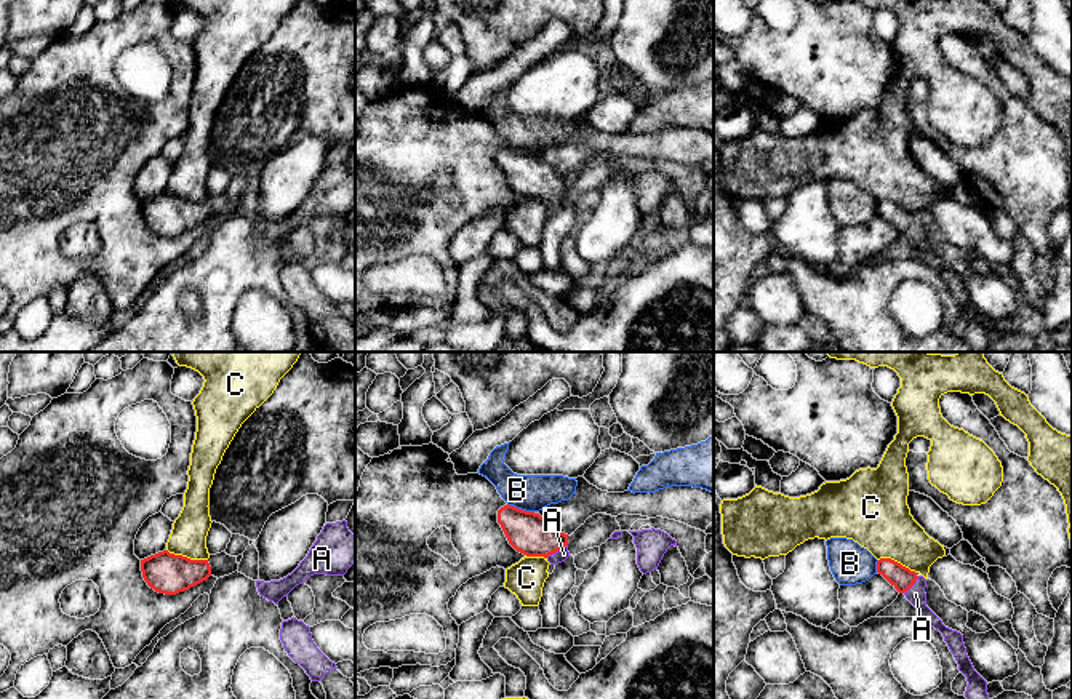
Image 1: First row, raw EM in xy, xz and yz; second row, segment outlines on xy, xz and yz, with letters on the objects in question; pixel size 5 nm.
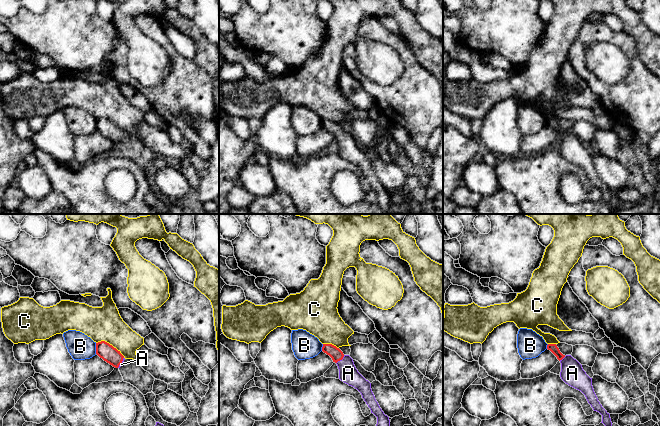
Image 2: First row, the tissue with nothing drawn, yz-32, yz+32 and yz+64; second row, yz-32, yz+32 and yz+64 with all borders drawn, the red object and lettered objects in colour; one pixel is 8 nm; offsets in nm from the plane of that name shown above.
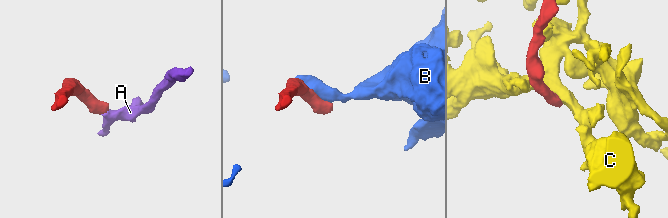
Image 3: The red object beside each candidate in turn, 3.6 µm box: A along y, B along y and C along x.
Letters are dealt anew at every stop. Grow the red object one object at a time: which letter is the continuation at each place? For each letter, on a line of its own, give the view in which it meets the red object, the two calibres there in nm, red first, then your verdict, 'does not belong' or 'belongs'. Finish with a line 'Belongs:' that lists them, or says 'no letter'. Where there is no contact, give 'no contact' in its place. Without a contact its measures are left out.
A: meets red in xz; 220 nm thick on the red side, 60 nm on the other; belongs
B: meets red in xz; 220 nm thick on the red side, 190 nm on the other; does not belong
C: meets red in xy; 200 nm thick on the red side, 180 nm on the other; does not belong
Belongs: A

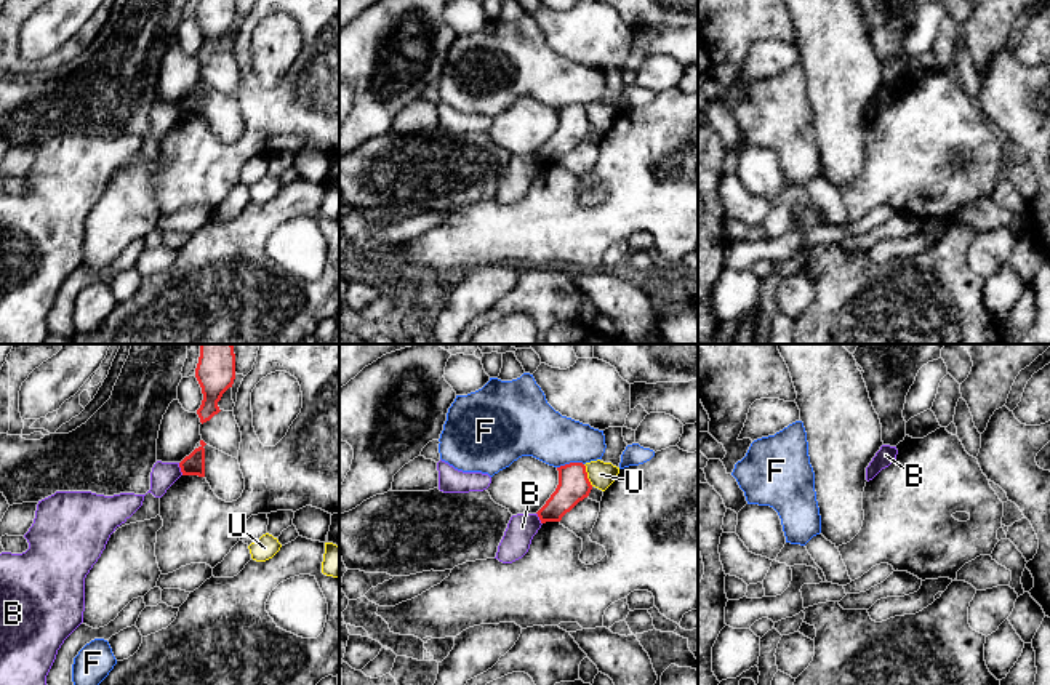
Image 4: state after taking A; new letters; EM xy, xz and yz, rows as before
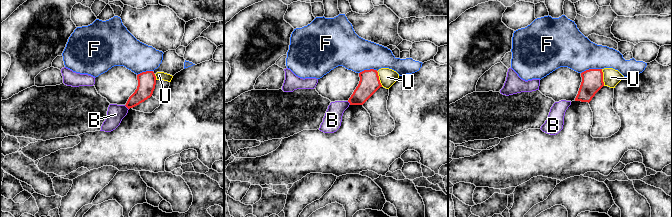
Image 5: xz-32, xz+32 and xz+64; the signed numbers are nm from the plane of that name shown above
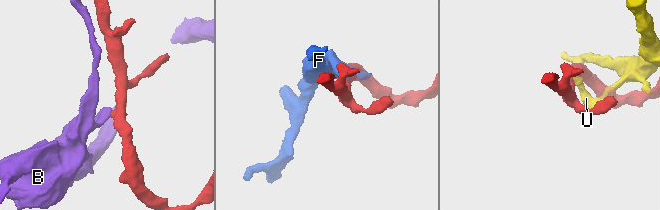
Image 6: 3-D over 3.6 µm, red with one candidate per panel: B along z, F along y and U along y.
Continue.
B: meets red in xy; 110 nm thick on the red side, 130 nm on the other; does not belong
F: meets red in xz; 160 nm thick on the red side, 280 nm on the other; does not belong
U: meets red in xz; 160 nm thick on the red side, 130 nm on the other; does not belong
Belongs: no letter

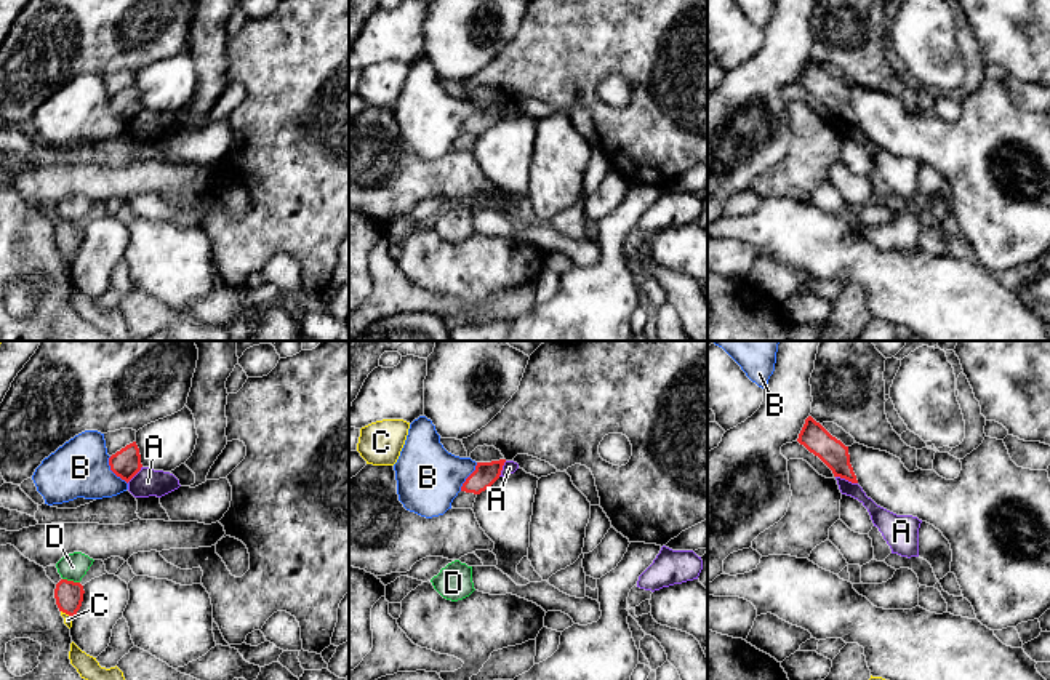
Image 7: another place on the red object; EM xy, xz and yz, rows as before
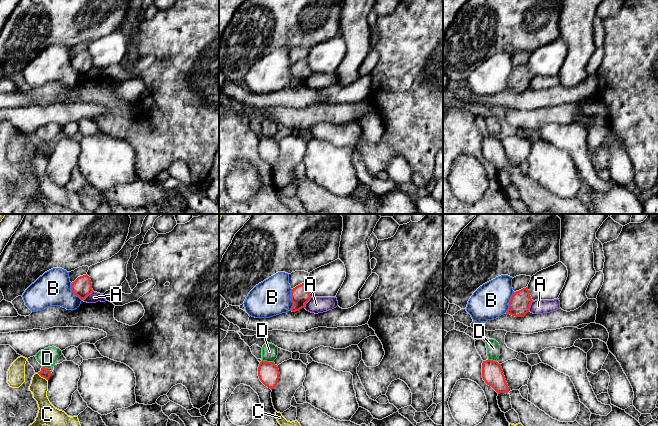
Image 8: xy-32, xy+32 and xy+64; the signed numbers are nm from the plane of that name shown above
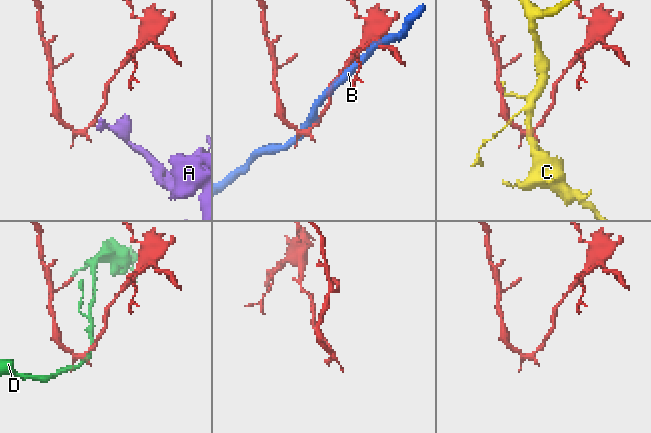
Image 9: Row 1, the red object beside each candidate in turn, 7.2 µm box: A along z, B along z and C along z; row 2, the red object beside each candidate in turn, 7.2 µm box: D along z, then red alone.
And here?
A: meets red in yz; 140 nm thick on the red side, 90 nm on the other; does not belong
B: meets red in xy; 140 nm thick on the red side, 280 nm on the other; does not belong
C: meets red in xy; 140 nm thick on the red side, 50 nm on the other; does not belong
D: meets red in xy; 140 nm thick on the red side, 140 nm on the other; does not belong
Belongs: no letter

